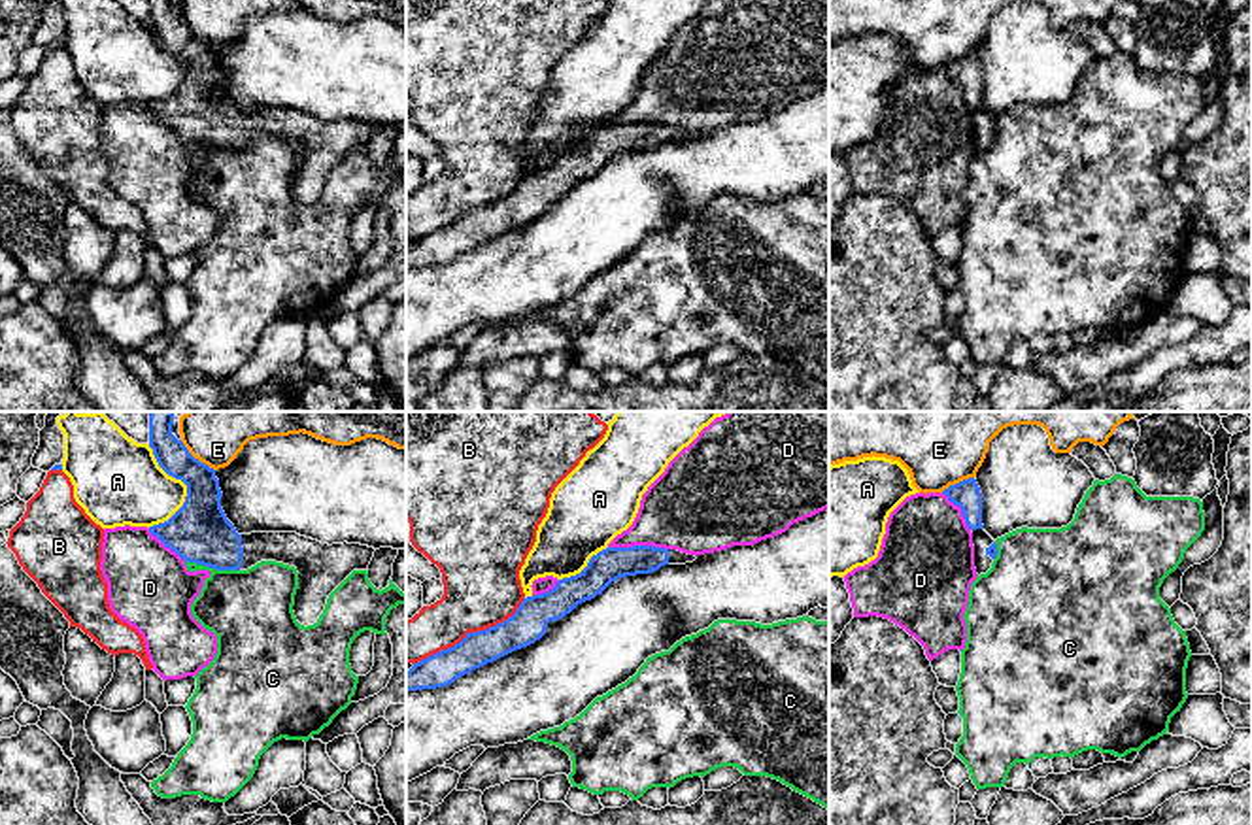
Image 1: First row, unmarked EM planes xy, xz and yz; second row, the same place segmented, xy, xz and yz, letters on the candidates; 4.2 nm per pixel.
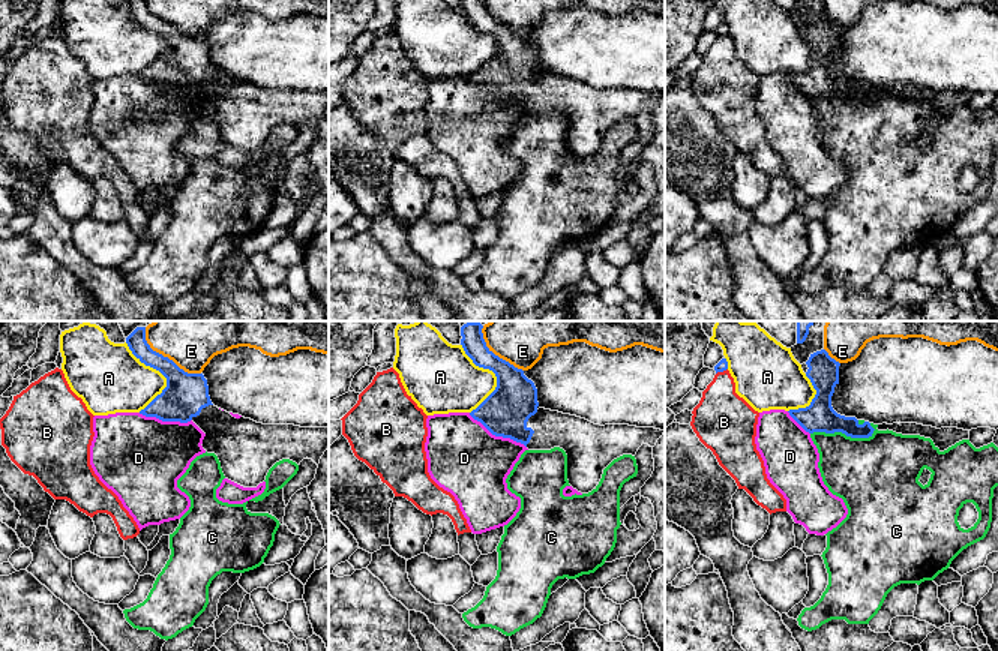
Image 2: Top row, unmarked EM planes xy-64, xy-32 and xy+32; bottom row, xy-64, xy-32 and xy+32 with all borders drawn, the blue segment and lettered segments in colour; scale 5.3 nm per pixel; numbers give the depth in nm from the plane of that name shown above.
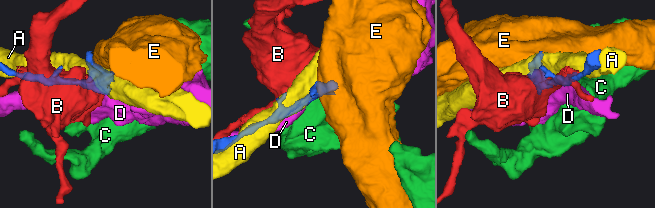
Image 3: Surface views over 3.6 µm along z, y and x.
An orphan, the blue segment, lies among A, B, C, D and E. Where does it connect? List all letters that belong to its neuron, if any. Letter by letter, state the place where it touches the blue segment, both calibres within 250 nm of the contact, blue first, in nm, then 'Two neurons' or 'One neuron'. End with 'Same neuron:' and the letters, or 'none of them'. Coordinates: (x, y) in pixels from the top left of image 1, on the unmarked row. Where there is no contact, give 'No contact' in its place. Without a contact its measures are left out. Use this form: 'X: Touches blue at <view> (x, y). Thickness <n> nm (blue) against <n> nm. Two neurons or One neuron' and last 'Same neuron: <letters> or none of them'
A: Touches blue at xy (187, 65). Thickness 260 nm (blue) against 320 nm. Two neurons
B: Touches blue at xz (471, 210). Thickness 150 nm (blue) against 320 nm. Two neurons
C: Touches blue at xy (212, 144). Thickness 260 nm (blue) against 360 nm. Two neurons
D: Touches blue at xz (639, 123). Thickness 140 nm (blue) against 360 nm. Two neurons
E: Touches blue at xy (197, 36). Thickness 200 nm (blue) against 190 nm. Two neurons
Same neuron: none of them

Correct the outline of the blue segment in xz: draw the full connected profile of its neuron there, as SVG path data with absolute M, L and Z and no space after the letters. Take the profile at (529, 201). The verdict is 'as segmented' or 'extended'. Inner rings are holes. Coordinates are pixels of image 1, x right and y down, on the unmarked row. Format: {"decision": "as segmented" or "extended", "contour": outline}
{"decision": "extended", "contour": "M653 123L606 125L593 132L580 151L559 157L548 170L523 176L506 198L468 210L453 225L415 240L406 249L406 268L446 264L487 240L534 221L546 211L550 198L563 196L619 155L650 151L665 142L685 142L695 136L678 126Z"}

